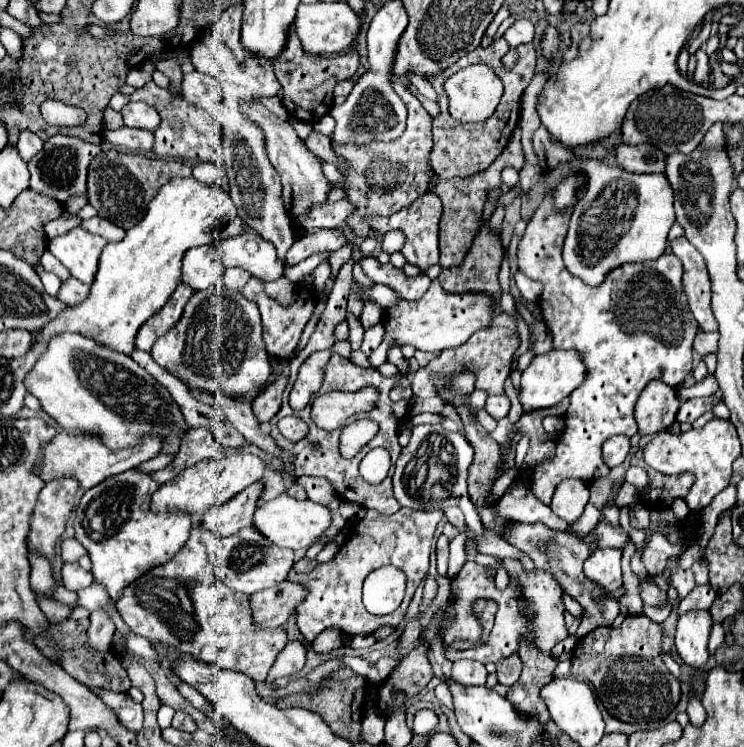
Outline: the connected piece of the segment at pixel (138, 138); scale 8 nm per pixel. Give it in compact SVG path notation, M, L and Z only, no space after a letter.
M121 127L118 130L103 131L104 141L114 144L119 150L145 152L153 147L153 133L147 129Z

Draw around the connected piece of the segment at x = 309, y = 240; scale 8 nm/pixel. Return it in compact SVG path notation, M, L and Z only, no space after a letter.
M319 229L307 237L299 237L297 243L291 247L291 251L287 253L285 263L287 265L297 265L299 261L303 261L303 257L315 253L315 251L337 251L339 247L343 247L347 243L345 233L341 229Z

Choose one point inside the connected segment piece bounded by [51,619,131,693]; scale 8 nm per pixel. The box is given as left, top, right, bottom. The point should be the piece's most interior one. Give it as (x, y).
(97, 669)

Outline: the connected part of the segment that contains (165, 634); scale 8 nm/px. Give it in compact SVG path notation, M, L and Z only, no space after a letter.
M199 521L193 523L183 551L179 551L171 563L153 567L147 575L135 579L131 587L125 587L117 599L117 611L135 635L143 635L155 645L165 645L173 653L189 655L207 665L239 671L255 681L263 681L289 639L283 627L259 629L253 621L247 595L235 593L223 583L215 585L213 565L217 541L219 535L203 531Z

